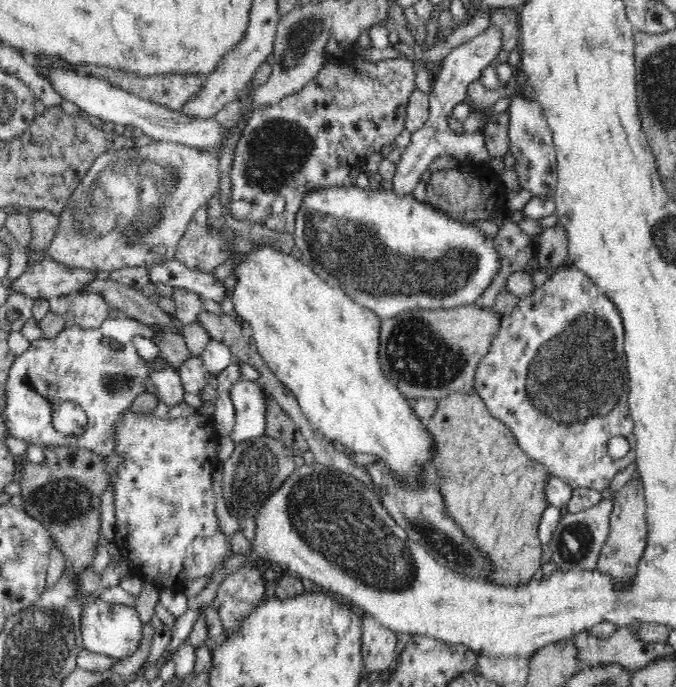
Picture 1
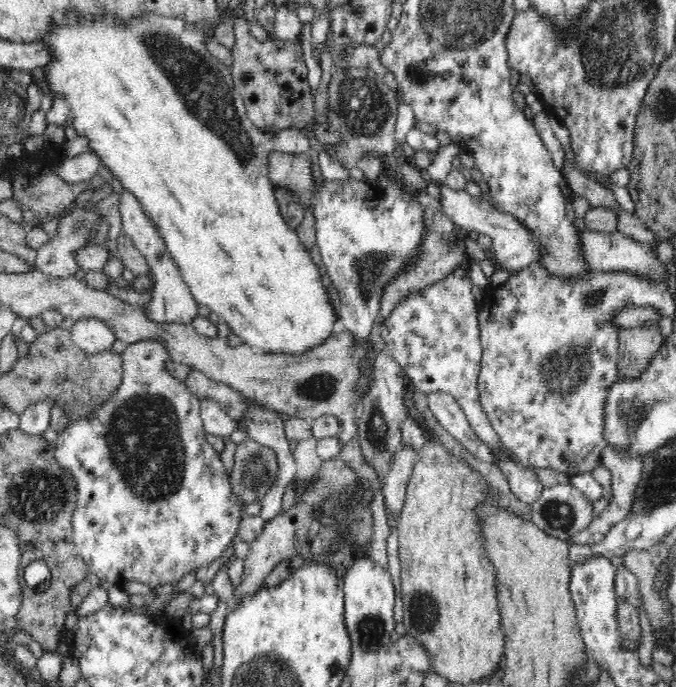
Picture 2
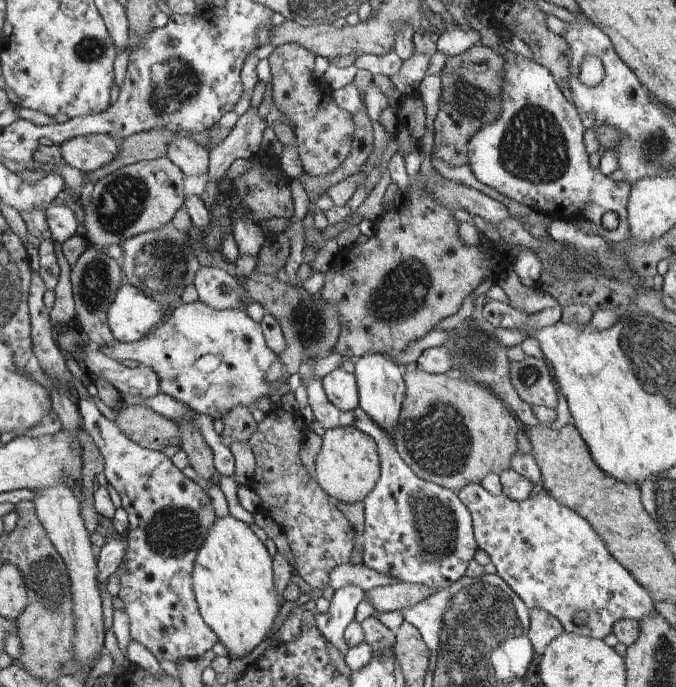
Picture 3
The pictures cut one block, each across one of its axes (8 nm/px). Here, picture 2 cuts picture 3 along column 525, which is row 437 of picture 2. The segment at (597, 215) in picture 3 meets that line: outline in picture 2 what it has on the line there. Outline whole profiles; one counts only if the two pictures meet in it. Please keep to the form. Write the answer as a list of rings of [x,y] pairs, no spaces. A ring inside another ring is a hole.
[[[162,337],[134,341],[127,346],[121,357],[123,380],[117,392],[96,412],[94,419],[79,419],[60,432],[55,441],[56,450],[53,457],[62,470],[73,475],[76,484],[76,510],[72,514],[73,543],[76,544],[77,552],[88,572],[118,586],[122,585],[122,582],[136,580],[151,587],[163,587],[179,581],[184,574],[196,573],[202,565],[220,558],[232,538],[238,534],[242,509],[238,498],[232,492],[232,485],[220,454],[206,440],[207,432],[200,415],[201,400],[187,388],[183,379],[171,375],[167,368],[166,362],[169,358],[166,341],[162,340]]]

